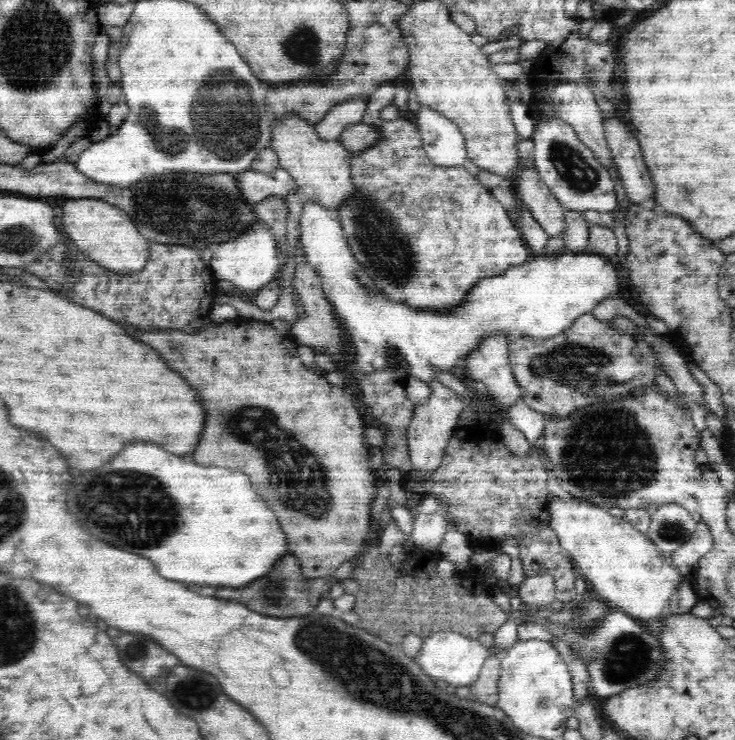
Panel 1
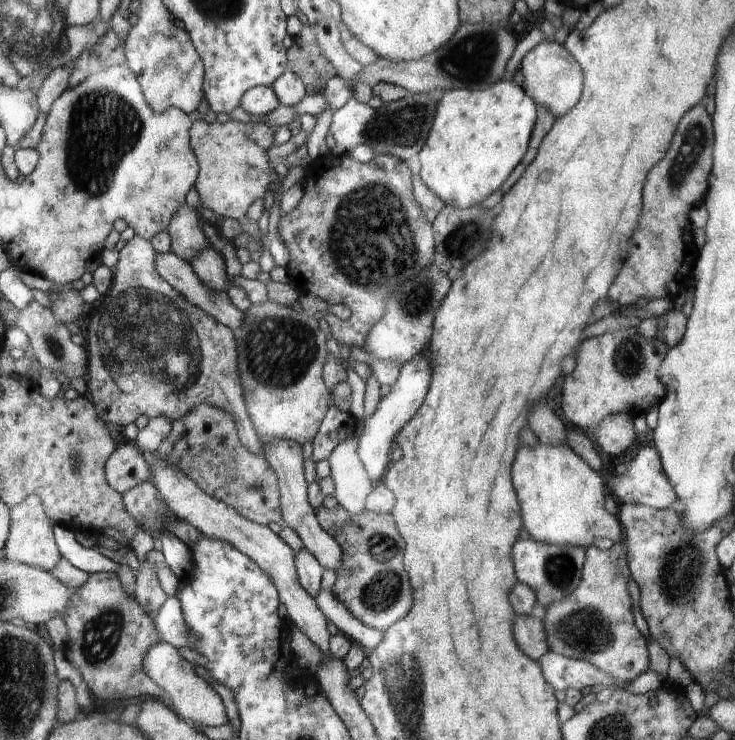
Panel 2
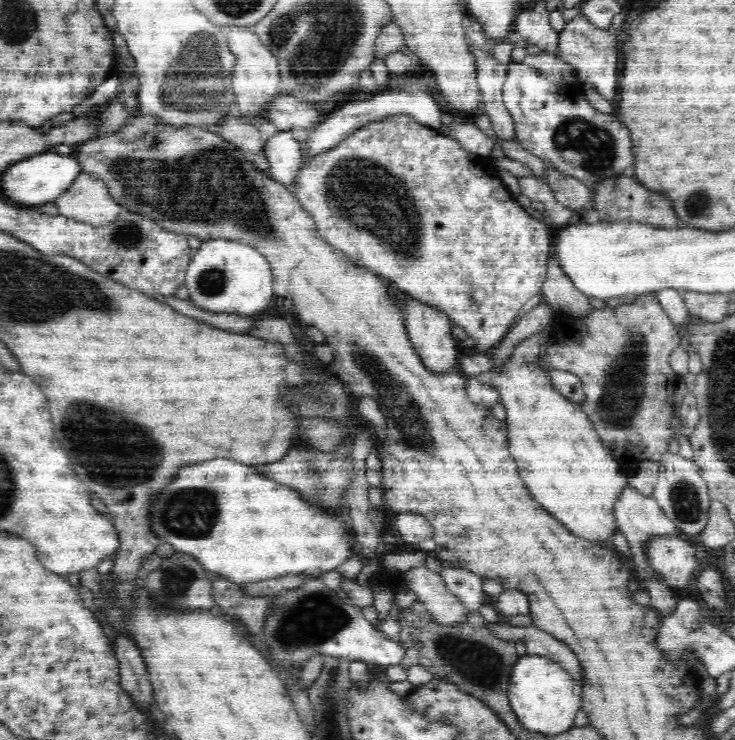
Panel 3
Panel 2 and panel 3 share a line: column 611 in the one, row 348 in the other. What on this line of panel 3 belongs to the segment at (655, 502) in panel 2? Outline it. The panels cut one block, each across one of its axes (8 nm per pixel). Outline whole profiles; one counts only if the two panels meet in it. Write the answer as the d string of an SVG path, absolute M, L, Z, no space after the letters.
M394 114L384 120L374 120L372 124L366 124L358 128L350 136L347 136L340 144L322 154L305 156L303 165L296 175L292 191L300 201L302 208L315 220L317 231L321 237L338 250L341 250L348 258L360 267L368 268L372 272L383 276L387 280L396 283L402 292L410 297L436 307L438 311L444 311L452 324L464 328L467 336L471 336L476 346L488 354L491 348L497 347L506 333L514 325L518 310L535 294L540 294L545 282L548 268L548 259L552 254L551 227L546 221L535 221L526 212L517 199L504 187L497 169L487 155L479 155L464 150L458 141L420 124L409 114Z

